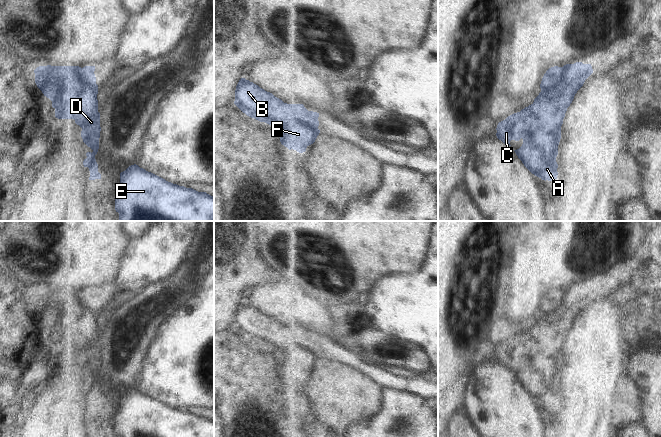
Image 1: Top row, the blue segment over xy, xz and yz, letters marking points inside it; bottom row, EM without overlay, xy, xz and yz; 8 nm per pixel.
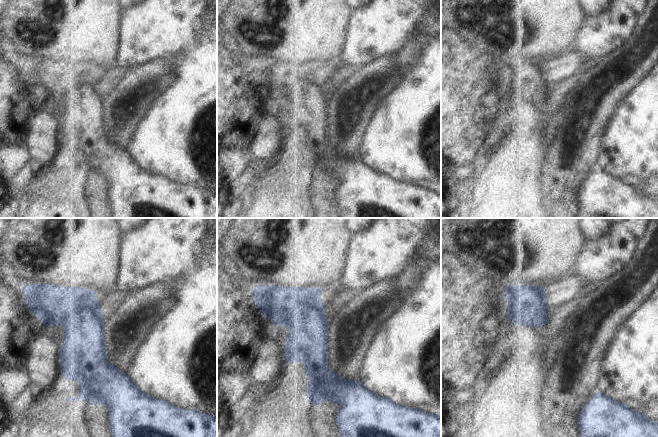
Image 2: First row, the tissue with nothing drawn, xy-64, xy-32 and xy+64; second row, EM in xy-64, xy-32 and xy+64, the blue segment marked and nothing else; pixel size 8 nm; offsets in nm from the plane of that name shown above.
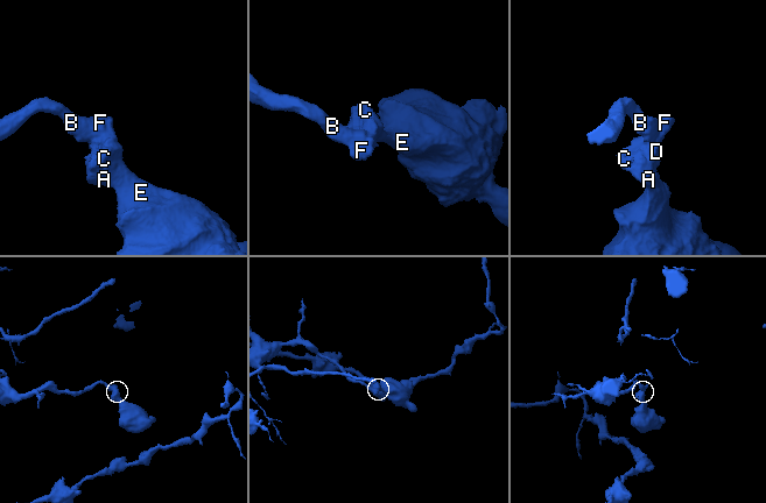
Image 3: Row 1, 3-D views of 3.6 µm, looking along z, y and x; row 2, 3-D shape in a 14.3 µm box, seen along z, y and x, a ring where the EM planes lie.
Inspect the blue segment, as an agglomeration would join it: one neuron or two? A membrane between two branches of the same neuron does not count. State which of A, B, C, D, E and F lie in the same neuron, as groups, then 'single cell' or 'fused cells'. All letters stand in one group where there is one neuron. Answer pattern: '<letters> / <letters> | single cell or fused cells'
A C D E F / B | fused cells

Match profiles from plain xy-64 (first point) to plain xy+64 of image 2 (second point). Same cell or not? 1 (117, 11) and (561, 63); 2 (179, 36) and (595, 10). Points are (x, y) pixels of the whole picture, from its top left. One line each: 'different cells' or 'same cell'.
1: different cells
2: different cells

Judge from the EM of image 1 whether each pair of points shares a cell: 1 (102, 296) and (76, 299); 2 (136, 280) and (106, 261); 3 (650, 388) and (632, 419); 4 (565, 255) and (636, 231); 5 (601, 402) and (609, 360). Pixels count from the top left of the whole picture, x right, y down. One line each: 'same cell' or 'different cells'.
1: same cell
2: different cells
3: different cells
4: same cell
5: same cell

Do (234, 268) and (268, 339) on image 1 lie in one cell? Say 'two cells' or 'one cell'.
two cells

